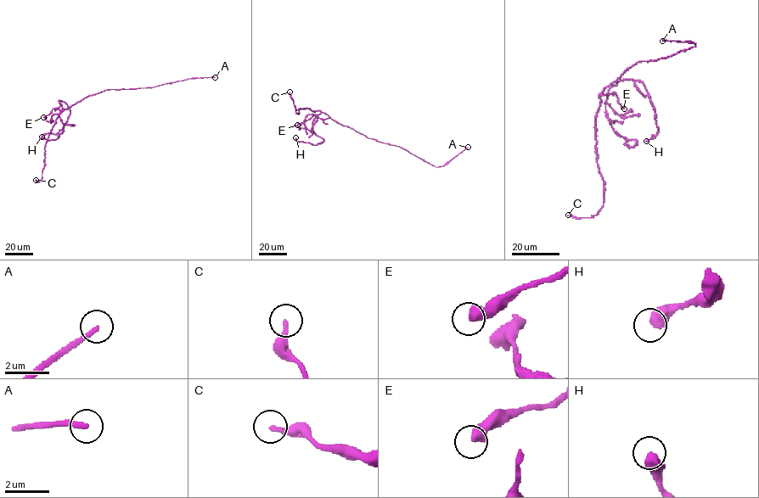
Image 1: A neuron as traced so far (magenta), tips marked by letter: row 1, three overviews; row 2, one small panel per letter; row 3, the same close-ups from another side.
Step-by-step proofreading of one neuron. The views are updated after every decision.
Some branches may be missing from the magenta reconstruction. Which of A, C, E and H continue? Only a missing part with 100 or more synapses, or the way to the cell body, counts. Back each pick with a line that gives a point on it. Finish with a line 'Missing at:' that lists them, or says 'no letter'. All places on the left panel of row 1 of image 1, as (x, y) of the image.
A: place (215, 77)
Missing at: A

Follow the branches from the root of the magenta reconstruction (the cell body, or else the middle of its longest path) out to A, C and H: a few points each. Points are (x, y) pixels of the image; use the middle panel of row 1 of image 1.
A: (350, 127), (368, 138), (399, 146), (435, 166), (443, 166), (468, 147)
C: (350, 127), (318, 110), (303, 109), (296, 113), (289, 92)
H: (350, 127), (321, 113), (312, 122), (313, 131), (323, 140), (321, 143), (313, 145), (298, 142), (295, 137)

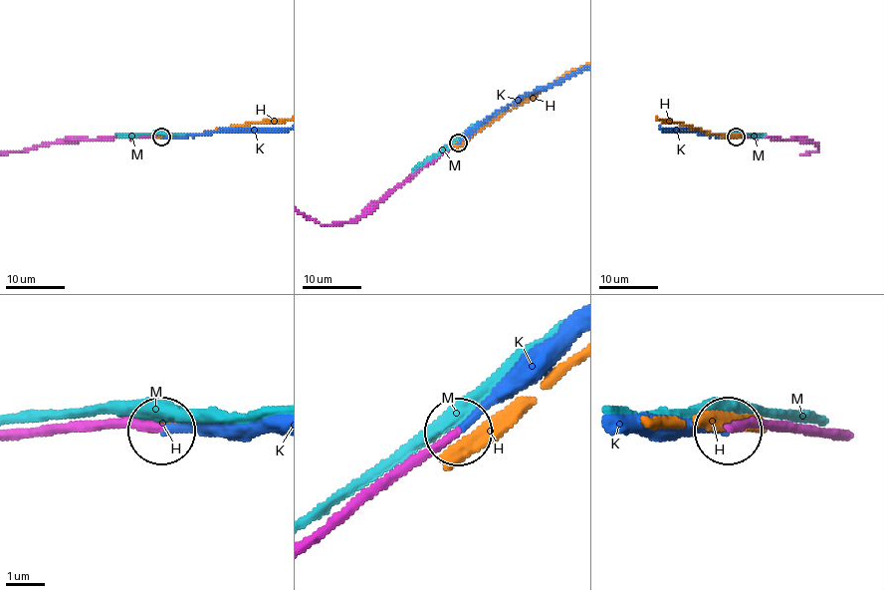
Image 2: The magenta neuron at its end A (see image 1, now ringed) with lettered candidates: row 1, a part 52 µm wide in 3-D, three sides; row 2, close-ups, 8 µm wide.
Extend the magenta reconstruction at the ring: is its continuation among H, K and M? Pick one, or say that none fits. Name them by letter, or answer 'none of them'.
K

